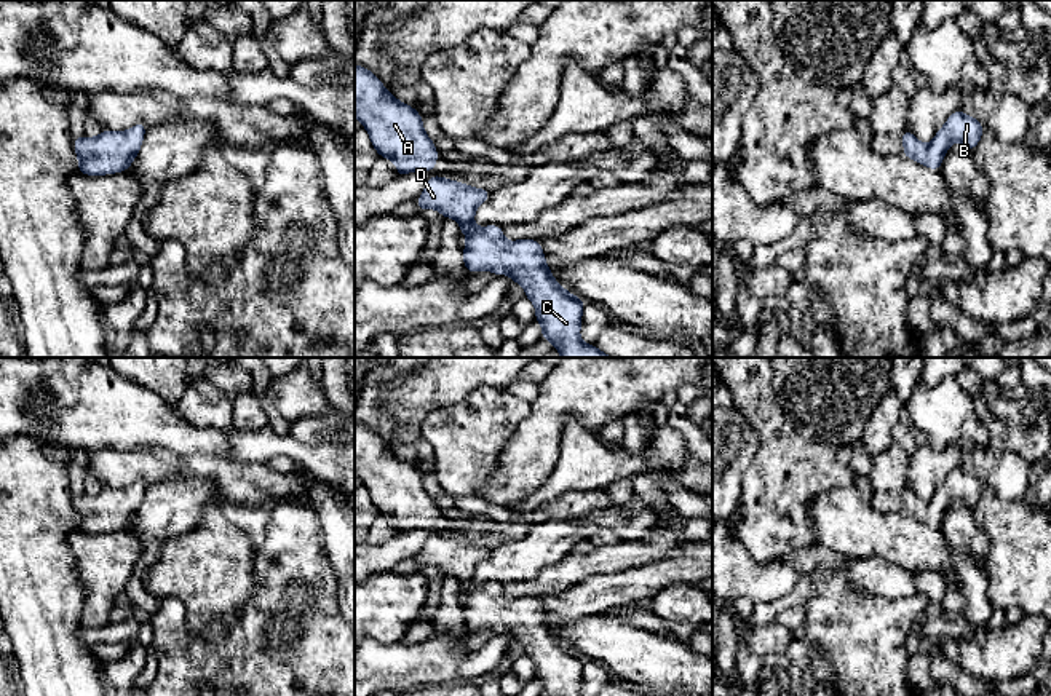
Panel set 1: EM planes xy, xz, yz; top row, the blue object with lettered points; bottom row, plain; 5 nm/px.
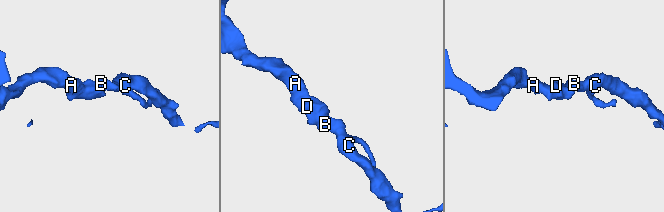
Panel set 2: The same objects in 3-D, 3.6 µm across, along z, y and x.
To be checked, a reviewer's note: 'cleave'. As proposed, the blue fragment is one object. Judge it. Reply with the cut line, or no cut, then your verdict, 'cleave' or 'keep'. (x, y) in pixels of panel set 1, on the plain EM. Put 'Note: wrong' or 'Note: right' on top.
Note: wrong
no cut; keep

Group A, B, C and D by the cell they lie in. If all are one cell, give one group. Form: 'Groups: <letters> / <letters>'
Groups: A B C D

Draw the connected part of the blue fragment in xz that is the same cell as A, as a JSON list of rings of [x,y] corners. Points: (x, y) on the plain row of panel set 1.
[[[356,421],[355,476],[366,485],[377,512],[398,522],[395,533],[434,527],[438,508],[417,466],[398,458],[369,426]]]

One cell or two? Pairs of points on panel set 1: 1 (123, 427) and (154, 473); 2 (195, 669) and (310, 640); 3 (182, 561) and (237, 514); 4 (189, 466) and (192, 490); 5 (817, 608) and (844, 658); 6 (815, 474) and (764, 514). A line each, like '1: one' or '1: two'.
1: two
2: one
3: two
4: two
5: one
6: one

